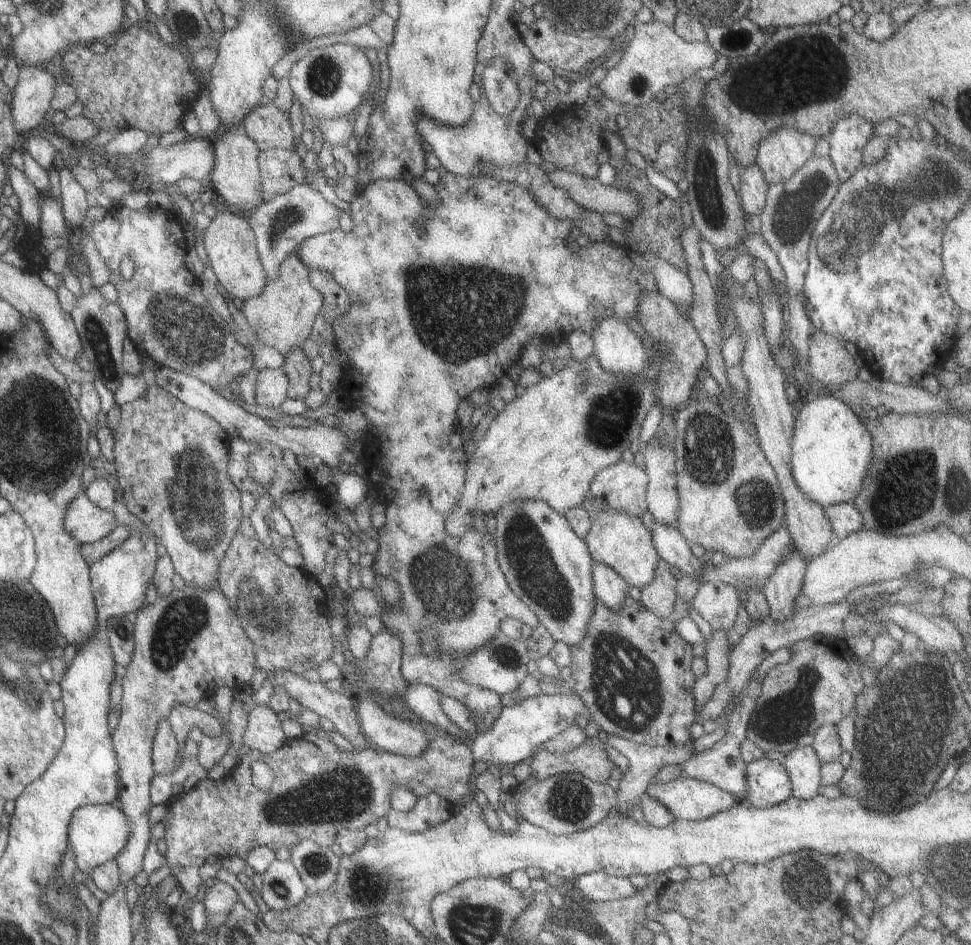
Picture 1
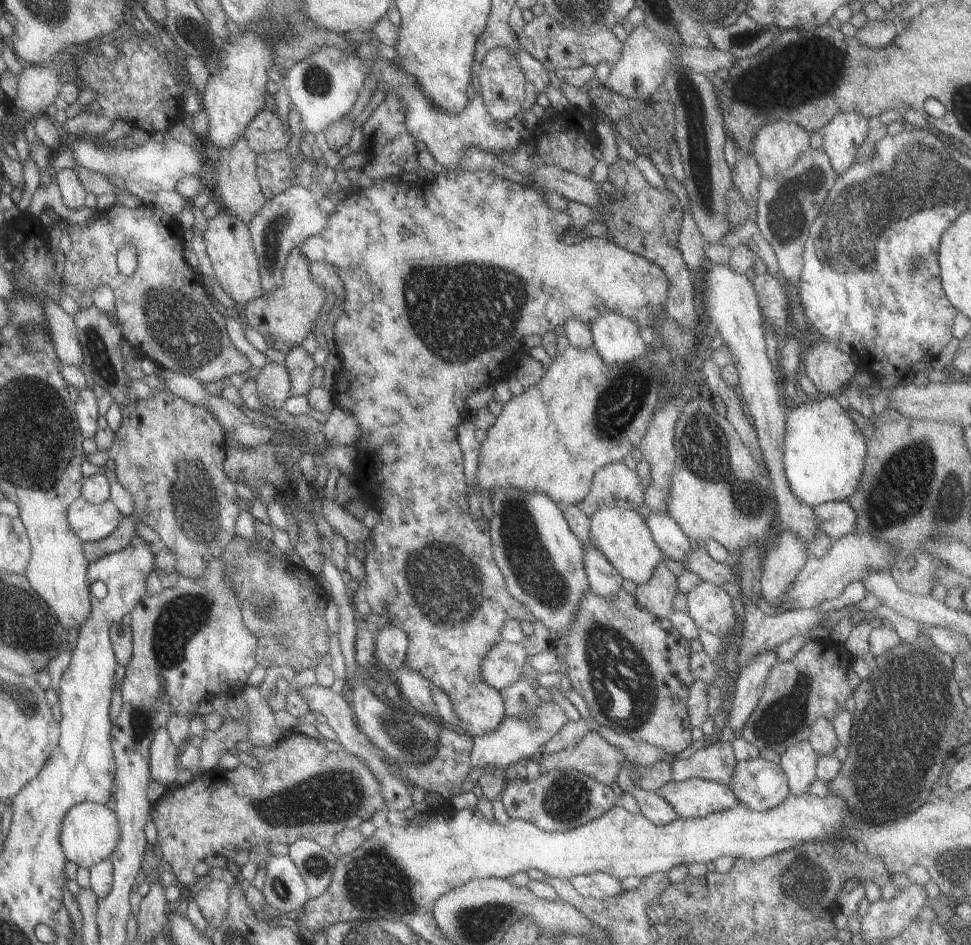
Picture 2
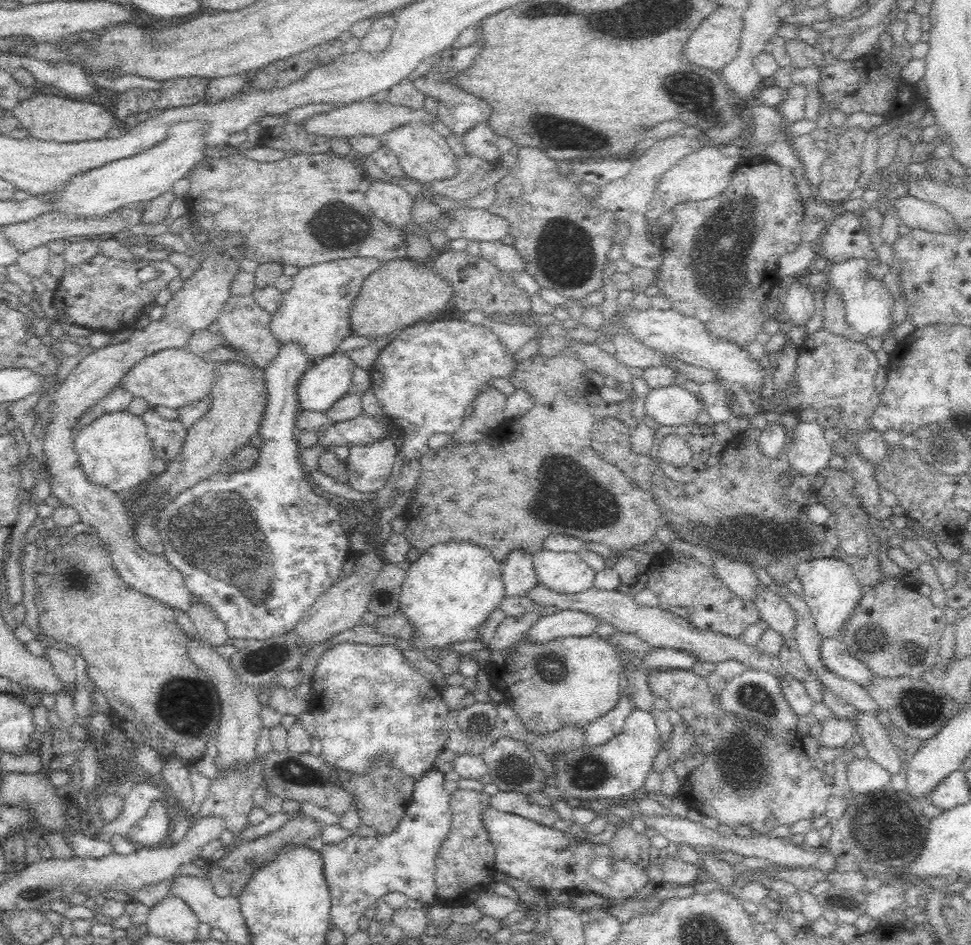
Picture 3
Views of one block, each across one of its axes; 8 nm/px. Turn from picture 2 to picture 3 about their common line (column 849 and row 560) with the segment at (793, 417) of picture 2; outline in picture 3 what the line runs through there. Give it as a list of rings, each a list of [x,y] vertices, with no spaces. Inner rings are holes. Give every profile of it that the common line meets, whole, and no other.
[[[467,542],[438,544],[426,550],[418,562],[410,563],[399,598],[399,610],[404,613],[412,629],[411,637],[403,644],[407,652],[413,650],[425,655],[431,650],[435,654],[446,654],[458,644],[478,642],[482,626],[490,620],[494,610],[500,609],[500,602],[505,598],[502,573],[501,565],[492,558],[488,549]]]

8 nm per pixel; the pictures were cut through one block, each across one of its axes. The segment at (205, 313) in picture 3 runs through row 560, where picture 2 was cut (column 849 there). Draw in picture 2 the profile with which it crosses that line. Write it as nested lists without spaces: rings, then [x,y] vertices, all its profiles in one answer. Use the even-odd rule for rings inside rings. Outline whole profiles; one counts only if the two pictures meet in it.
[[[843,111],[817,129],[823,140],[822,150],[837,176],[855,162],[857,147],[866,139],[869,128],[868,119],[864,116]]]

